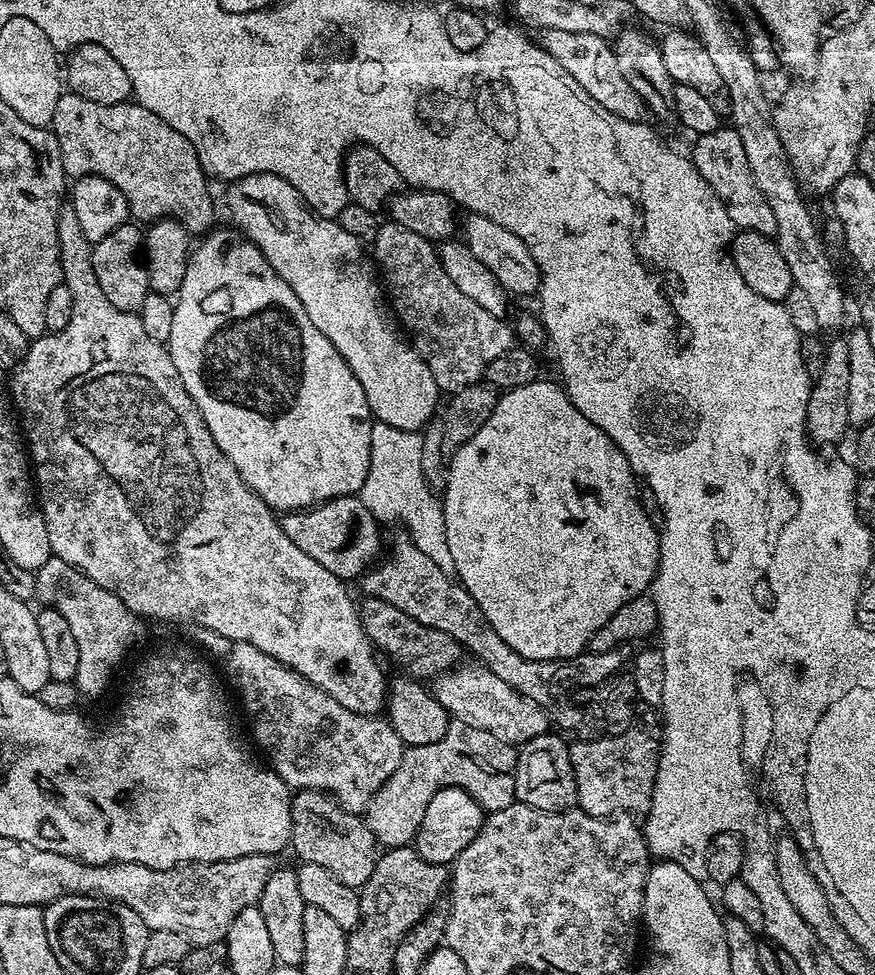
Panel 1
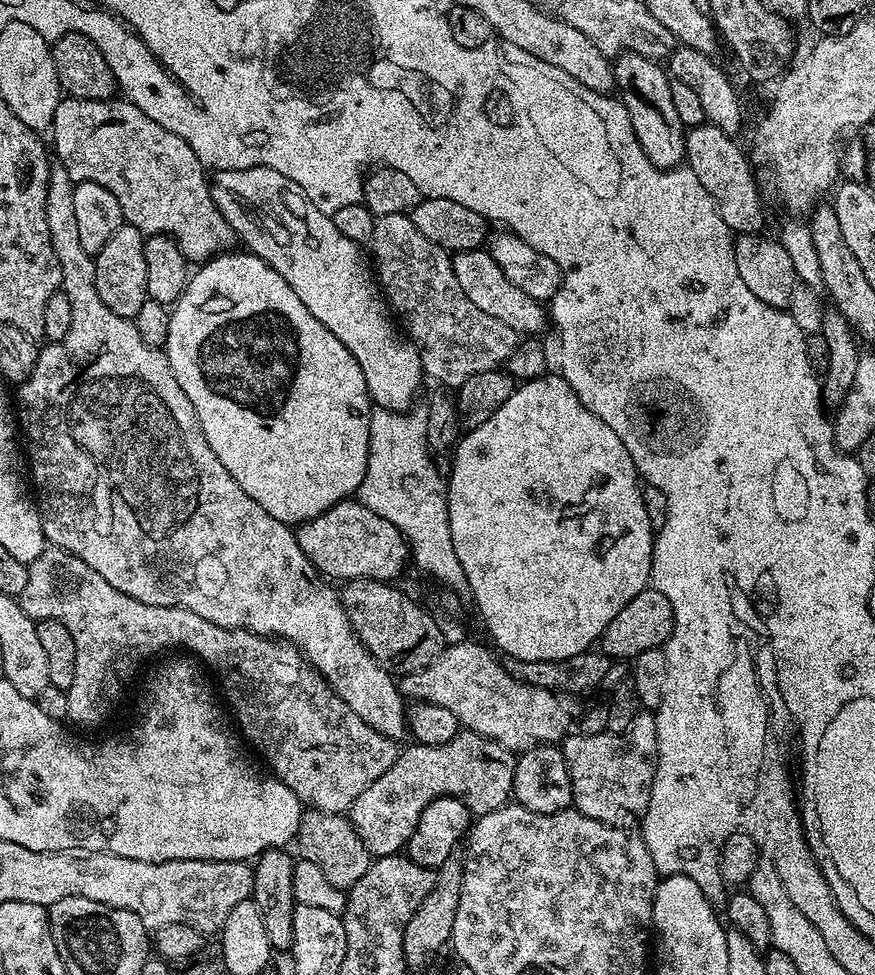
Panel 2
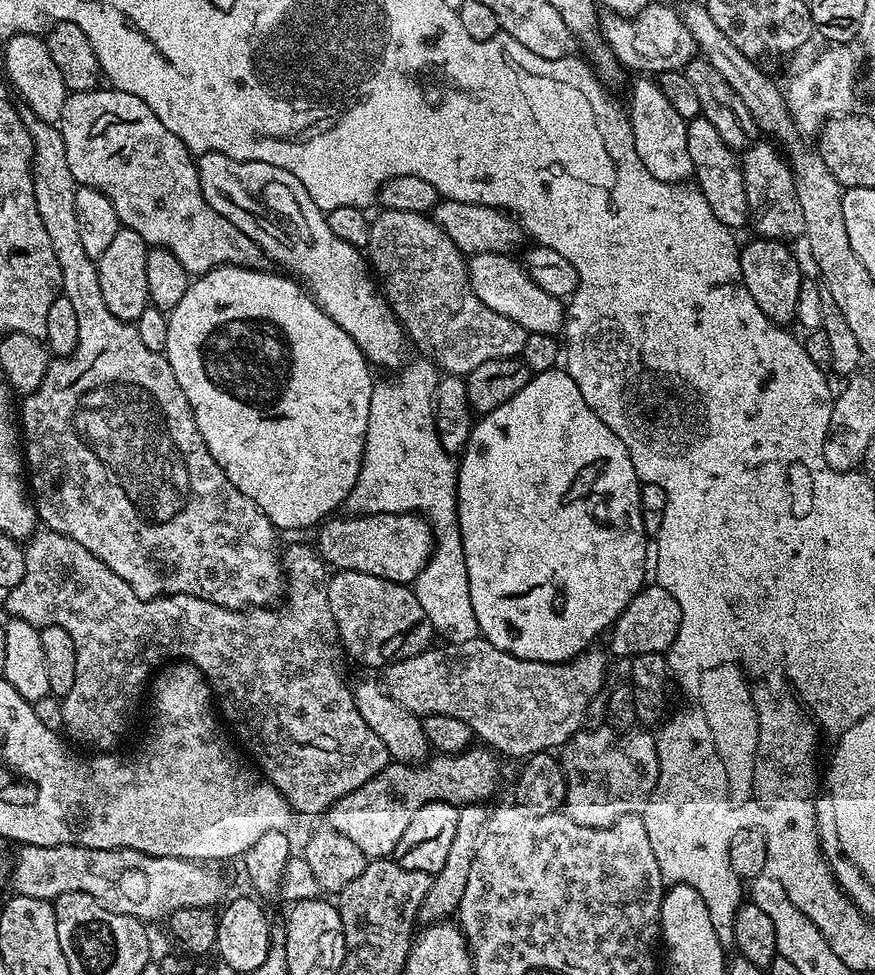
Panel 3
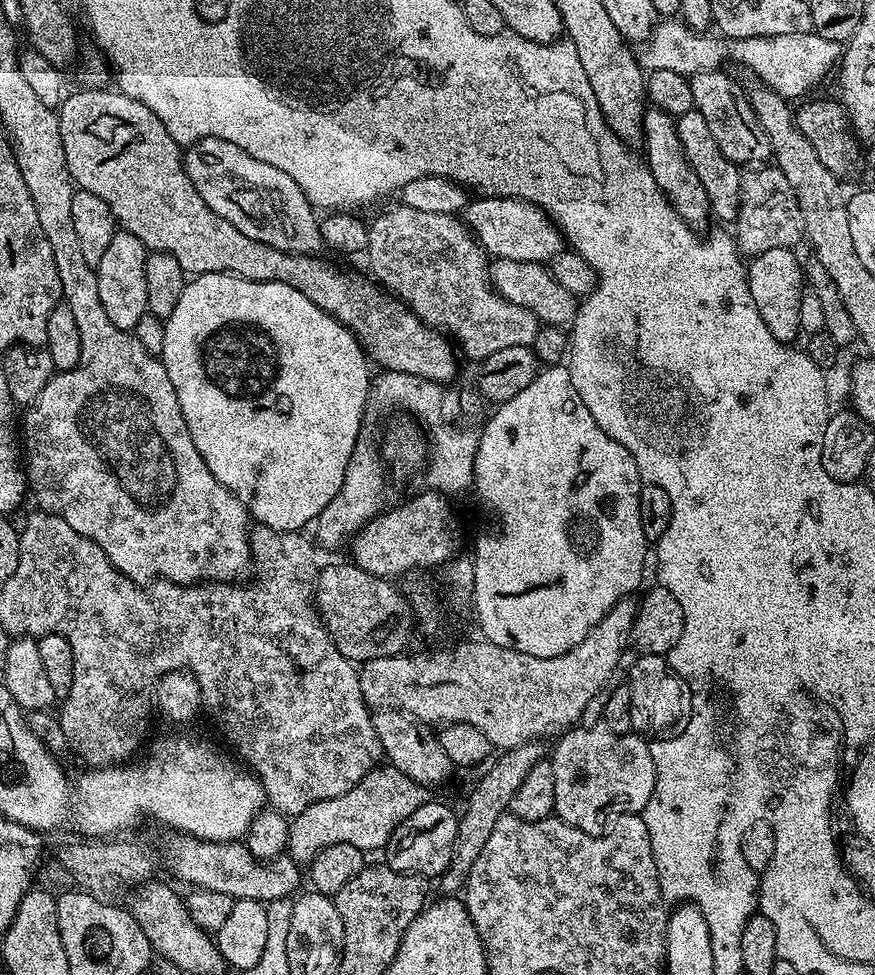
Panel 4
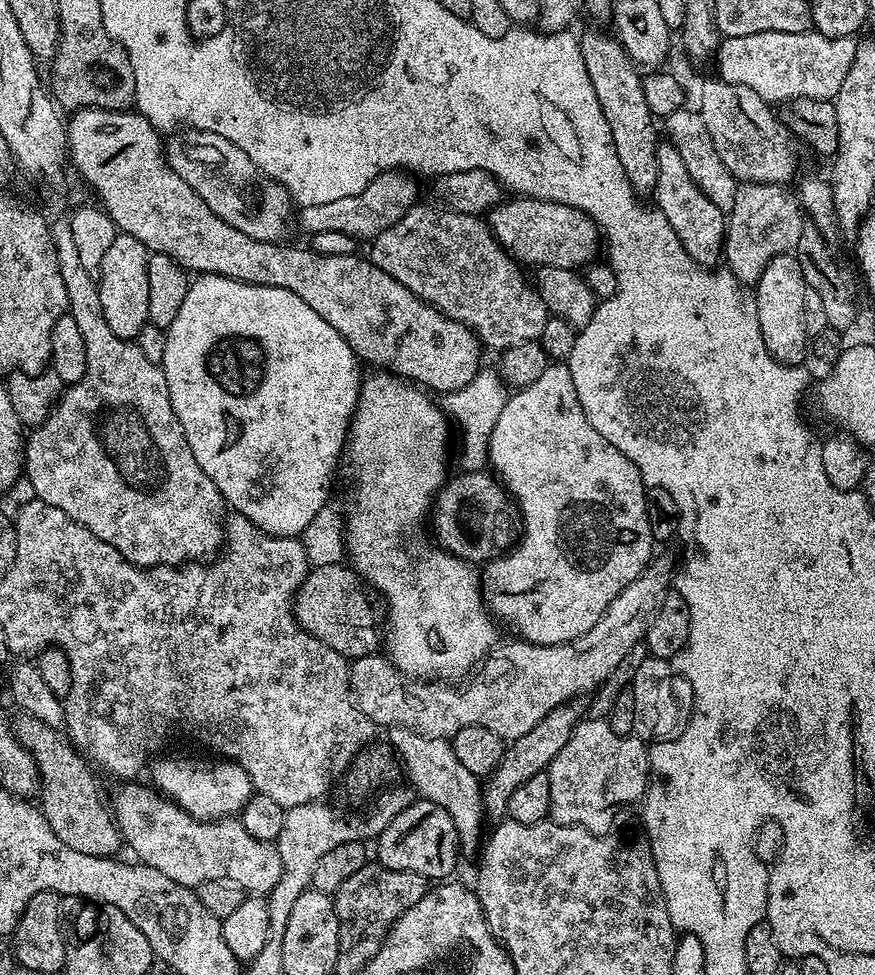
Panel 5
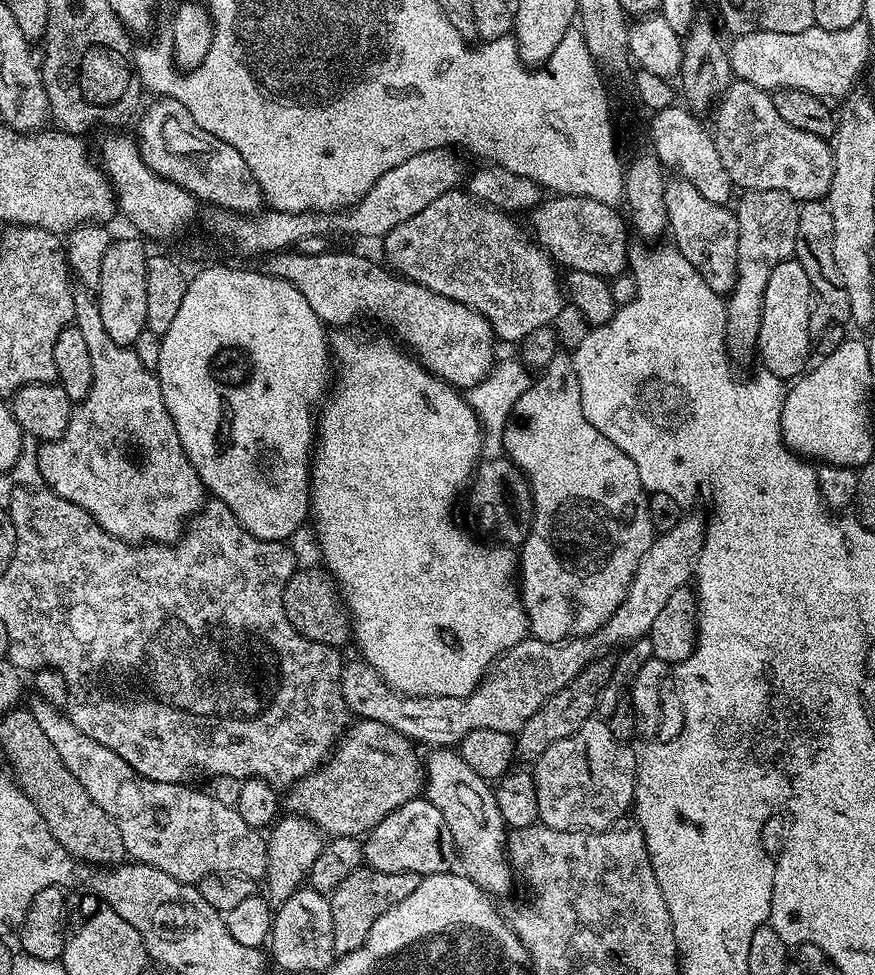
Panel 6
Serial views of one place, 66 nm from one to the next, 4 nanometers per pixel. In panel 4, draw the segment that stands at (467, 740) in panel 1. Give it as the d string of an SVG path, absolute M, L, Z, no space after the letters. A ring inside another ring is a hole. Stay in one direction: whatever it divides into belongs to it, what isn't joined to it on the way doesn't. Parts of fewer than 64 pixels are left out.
M377 766L366 773L362 782L346 790L346 794L314 802L314 806L306 806L306 810L291 817L287 855L297 864L308 866L326 846L349 844L365 854L371 854L375 848L383 849L396 827L406 818L410 818L410 814L414 814L418 806L426 803L424 792L425 785L414 782L414 778L406 778L406 774L398 769Z

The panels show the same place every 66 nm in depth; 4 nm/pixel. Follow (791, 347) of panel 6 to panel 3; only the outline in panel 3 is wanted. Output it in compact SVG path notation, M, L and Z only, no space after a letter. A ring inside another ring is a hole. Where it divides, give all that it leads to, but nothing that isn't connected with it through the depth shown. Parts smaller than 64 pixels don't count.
M752 238L748 245L740 248L740 269L744 289L758 302L758 310L774 323L788 326L795 321L798 310L798 290L802 273L796 256L782 240Z

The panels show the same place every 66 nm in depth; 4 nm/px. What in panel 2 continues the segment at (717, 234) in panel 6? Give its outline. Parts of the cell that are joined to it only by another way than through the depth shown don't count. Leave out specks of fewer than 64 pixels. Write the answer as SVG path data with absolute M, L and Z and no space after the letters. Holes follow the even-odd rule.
M624 52L615 57L612 64L612 77L622 97L622 103L630 114L634 134L650 162L659 168L678 168L685 163L684 138L686 129L678 110L670 98L672 80L665 65L659 60L651 60L642 54Z

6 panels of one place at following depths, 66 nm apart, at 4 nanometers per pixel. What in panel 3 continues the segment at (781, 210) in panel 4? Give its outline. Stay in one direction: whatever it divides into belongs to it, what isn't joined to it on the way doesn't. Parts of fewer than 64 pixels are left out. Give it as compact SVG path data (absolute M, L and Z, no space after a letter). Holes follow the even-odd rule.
M764 142L768 144L756 144L753 143L751 146L743 149L742 159L740 160L740 169L742 170L742 178L744 179L744 185L746 186L746 202L748 203L748 214L750 217L750 228L753 228L757 237L765 240L782 240L785 242L792 242L792 239L803 237L804 235L804 222L802 218L802 207L801 203L798 202L798 193L795 189L795 178L792 177L792 167L788 164L787 159L778 151L777 145L772 142Z

